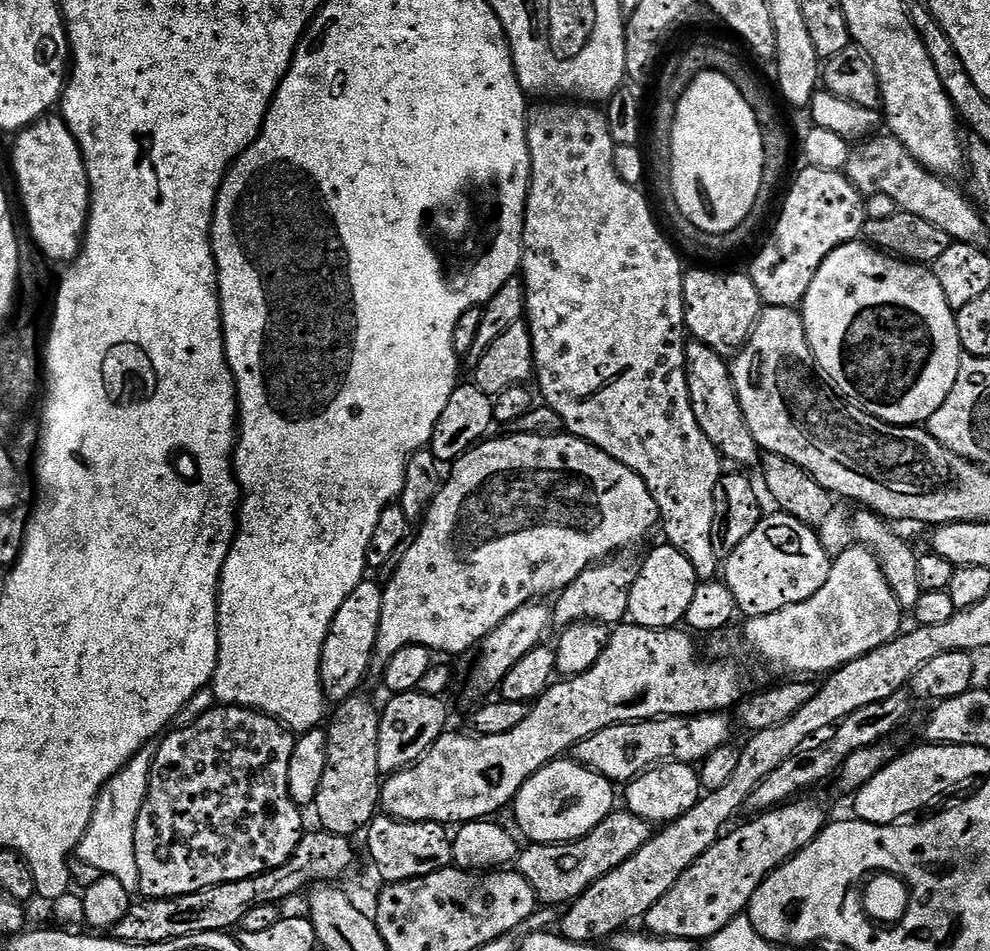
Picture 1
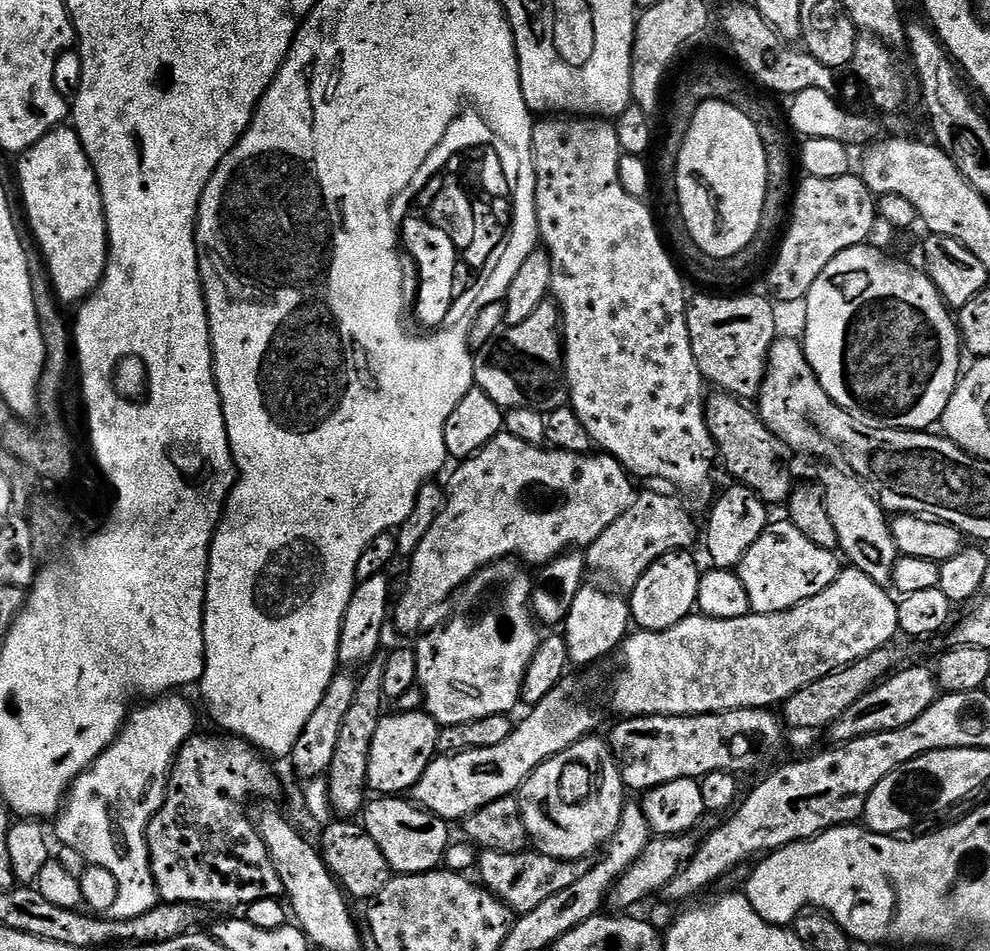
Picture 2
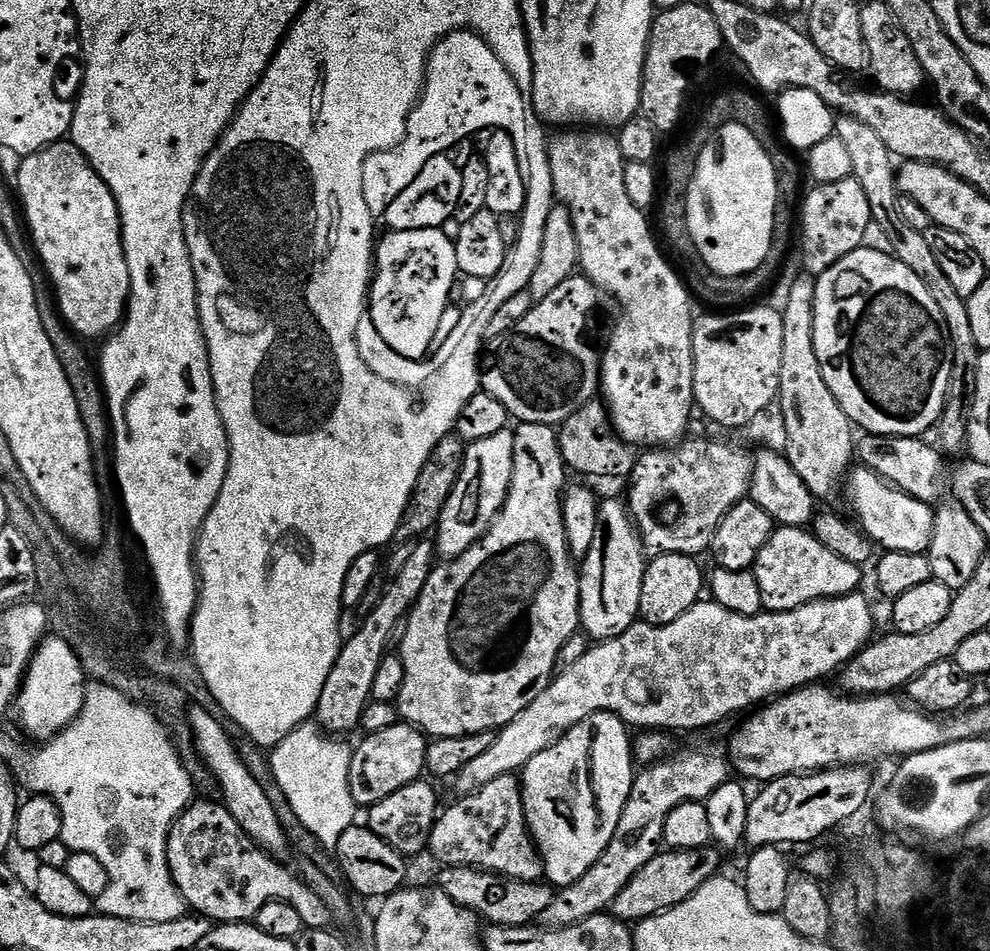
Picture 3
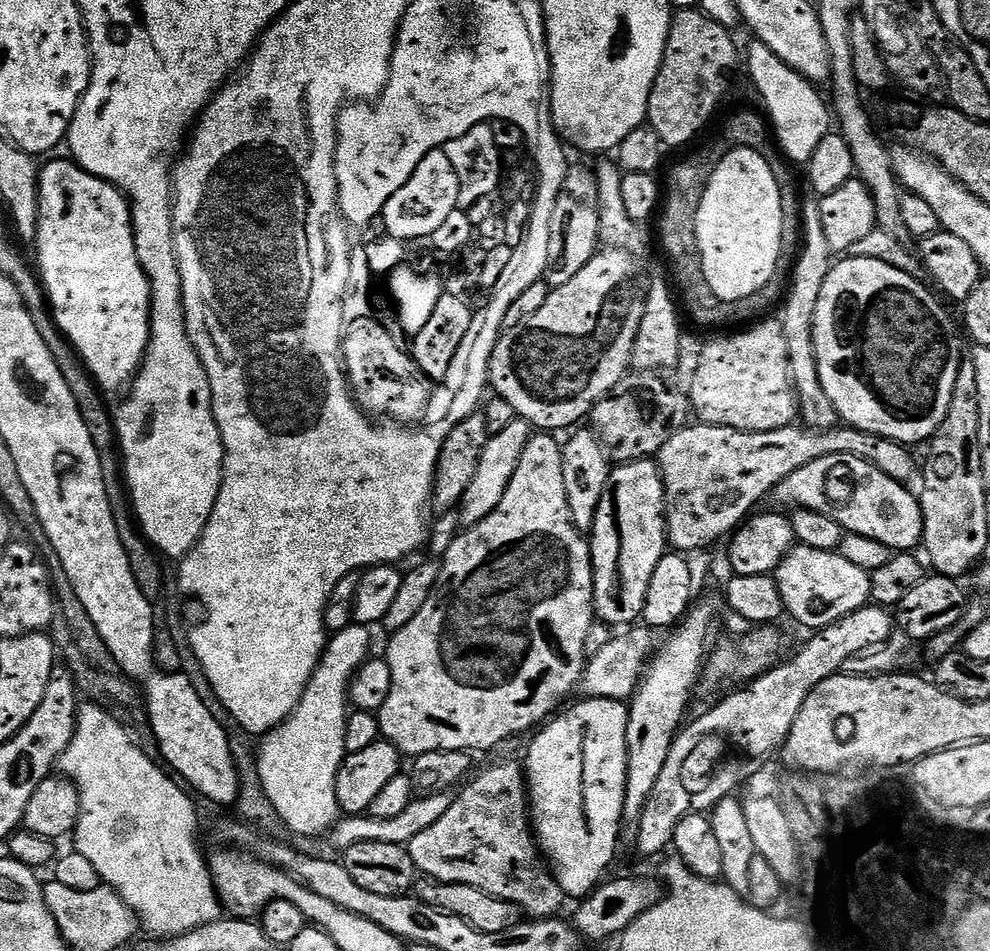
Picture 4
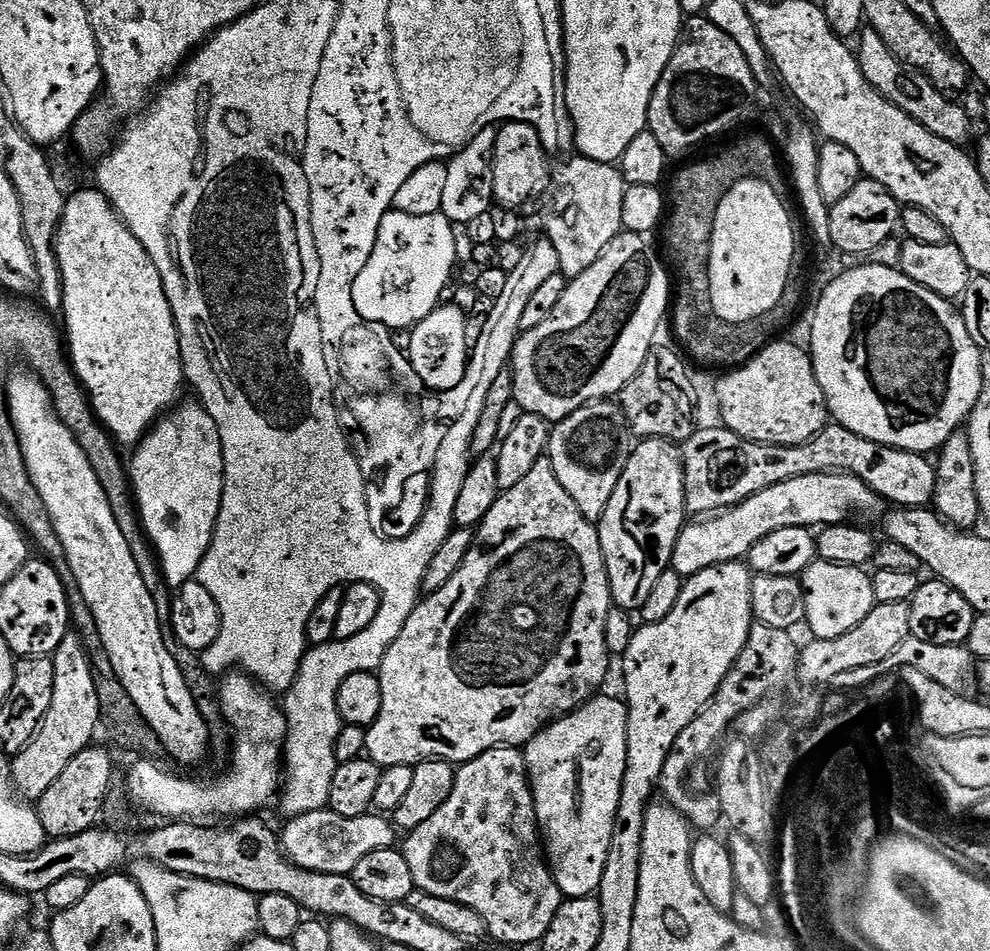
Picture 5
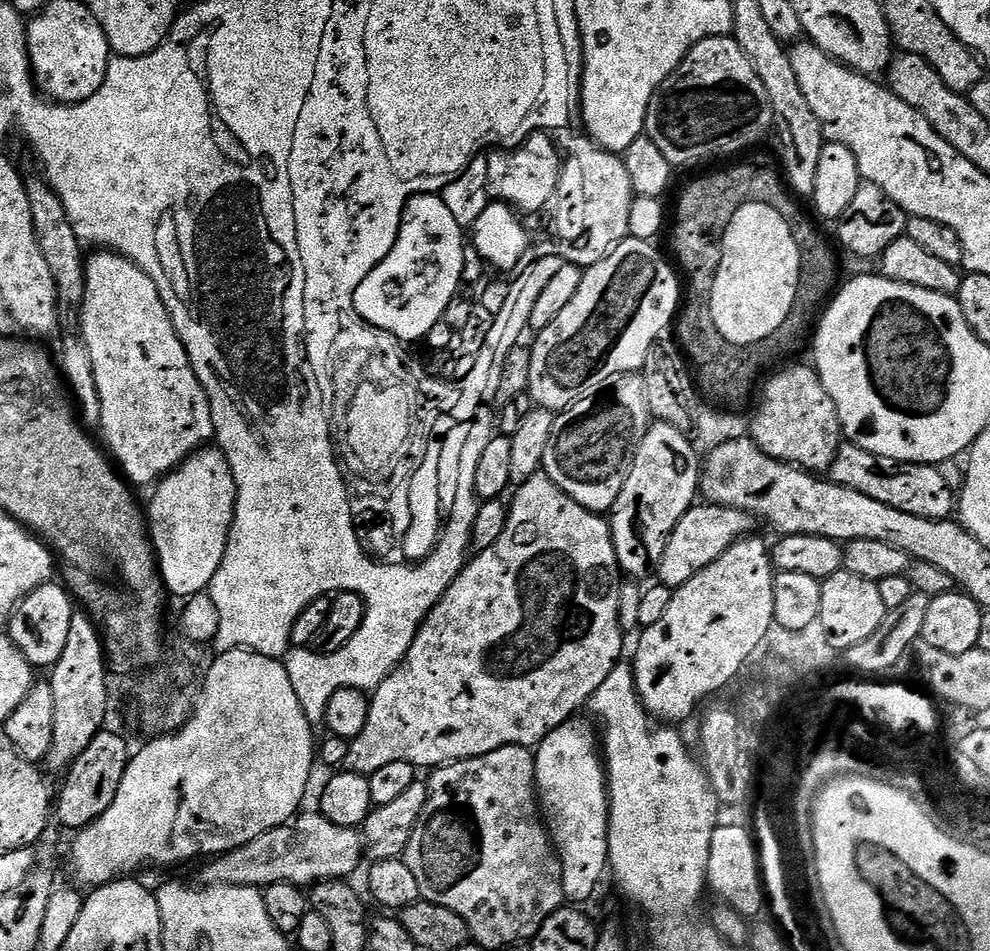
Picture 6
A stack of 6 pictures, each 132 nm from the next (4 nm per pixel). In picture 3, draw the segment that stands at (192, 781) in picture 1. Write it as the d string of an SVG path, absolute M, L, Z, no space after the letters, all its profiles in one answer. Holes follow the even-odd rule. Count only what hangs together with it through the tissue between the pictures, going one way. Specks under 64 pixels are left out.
M197 799L188 805L188 809L176 819L168 835L168 865L170 874L182 894L185 905L193 913L199 914L213 922L222 924L238 924L255 921L258 910L266 906L266 902L277 900L286 902L286 906L294 906L302 917L305 929L327 929L330 921L326 906L318 900L310 886L304 884L291 867L283 868L277 857L269 856L244 833L242 826L234 822L234 818L223 803L206 799Z

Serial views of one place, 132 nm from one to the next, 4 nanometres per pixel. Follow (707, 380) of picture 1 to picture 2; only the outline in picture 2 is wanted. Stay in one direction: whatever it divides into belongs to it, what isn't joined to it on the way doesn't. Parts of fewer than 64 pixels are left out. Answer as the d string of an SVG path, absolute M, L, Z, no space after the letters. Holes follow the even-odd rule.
M713 391L704 405L704 417L710 434L716 443L719 459L724 460L731 479L744 484L760 495L760 499L769 506L783 505L792 495L792 459L794 453L787 448L776 435L765 426L755 407L747 408L745 401L728 392Z

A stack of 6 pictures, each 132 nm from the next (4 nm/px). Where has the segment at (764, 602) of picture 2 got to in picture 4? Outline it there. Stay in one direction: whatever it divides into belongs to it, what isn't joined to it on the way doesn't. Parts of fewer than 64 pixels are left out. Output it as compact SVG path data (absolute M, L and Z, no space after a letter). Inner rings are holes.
M797 543L788 551L786 558L782 558L774 575L778 582L778 590L782 590L785 613L789 617L792 615L802 627L812 628L811 630L830 628L834 622L838 622L842 618L854 614L859 608L865 607L872 598L871 575L866 570L858 570L858 566L846 562L846 558L842 558L839 551L814 550L810 546Z

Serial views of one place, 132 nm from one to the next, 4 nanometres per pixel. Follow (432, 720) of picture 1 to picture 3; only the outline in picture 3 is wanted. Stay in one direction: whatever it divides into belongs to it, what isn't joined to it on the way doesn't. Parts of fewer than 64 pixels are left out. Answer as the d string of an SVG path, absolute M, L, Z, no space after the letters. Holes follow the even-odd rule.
M398 722L390 726L390 730L378 730L363 738L360 745L355 745L350 762L350 794L358 806L382 802L382 798L390 798L394 790L402 790L402 786L410 786L410 782L425 775L430 740L419 728Z

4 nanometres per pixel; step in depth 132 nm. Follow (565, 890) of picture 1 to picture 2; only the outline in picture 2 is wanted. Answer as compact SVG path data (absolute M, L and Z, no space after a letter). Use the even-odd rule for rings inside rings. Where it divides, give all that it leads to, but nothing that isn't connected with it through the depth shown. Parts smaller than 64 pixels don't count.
M535 850L523 852L490 852L481 851L478 856L479 883L488 891L493 892L498 899L504 901L513 913L523 914L535 910L546 902L546 898L554 898L561 890L574 886L581 880L590 867L587 859L559 860Z

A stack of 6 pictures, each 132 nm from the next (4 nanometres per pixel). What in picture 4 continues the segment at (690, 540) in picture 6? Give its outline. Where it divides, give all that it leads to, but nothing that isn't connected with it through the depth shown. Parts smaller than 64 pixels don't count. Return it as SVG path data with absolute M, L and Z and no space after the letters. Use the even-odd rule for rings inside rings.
M830 454L794 470L774 489L774 497L780 504L792 504L793 509L809 508L826 518L834 518L845 533L874 538L874 542L882 542L904 554L924 538L920 501L910 489L854 454Z

